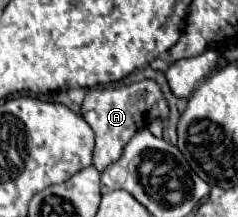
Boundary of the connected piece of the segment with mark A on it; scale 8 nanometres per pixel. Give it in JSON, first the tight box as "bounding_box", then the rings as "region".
{"bounding_box":[79,79,169,171],"region":[[[143,79],[137,83],[121,83],[115,87],[93,87],[85,93],[79,113],[95,131],[95,151],[93,151],[93,165],[97,171],[103,171],[107,165],[115,163],[123,147],[129,139],[143,129],[146,123],[159,118],[165,121],[169,117],[169,103],[163,97],[161,85],[153,79]]]}

